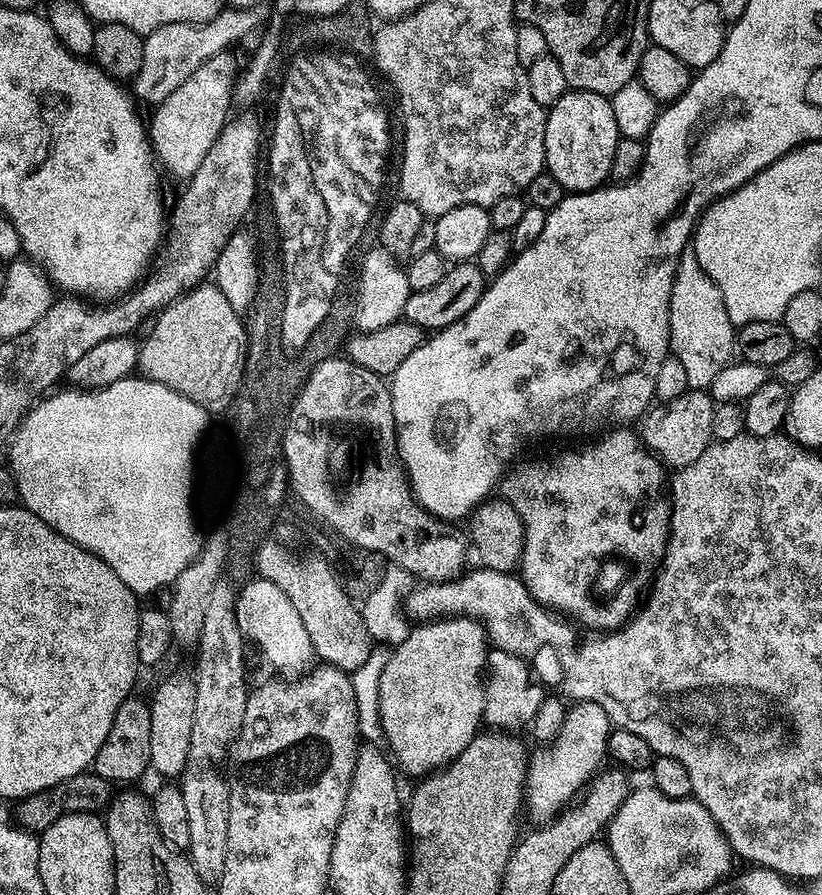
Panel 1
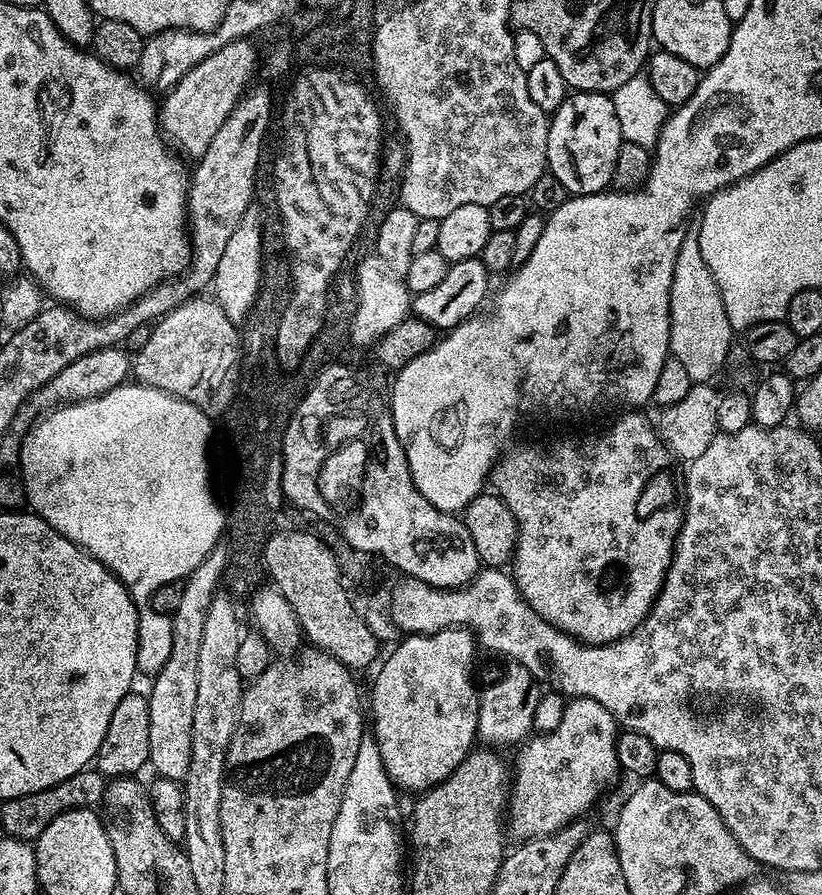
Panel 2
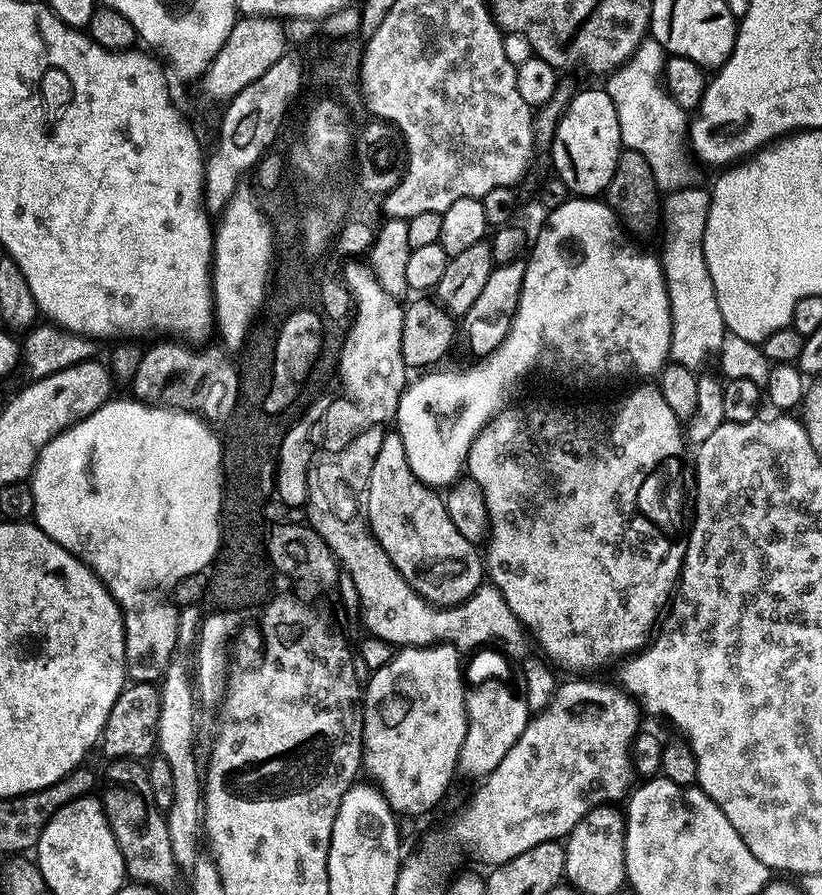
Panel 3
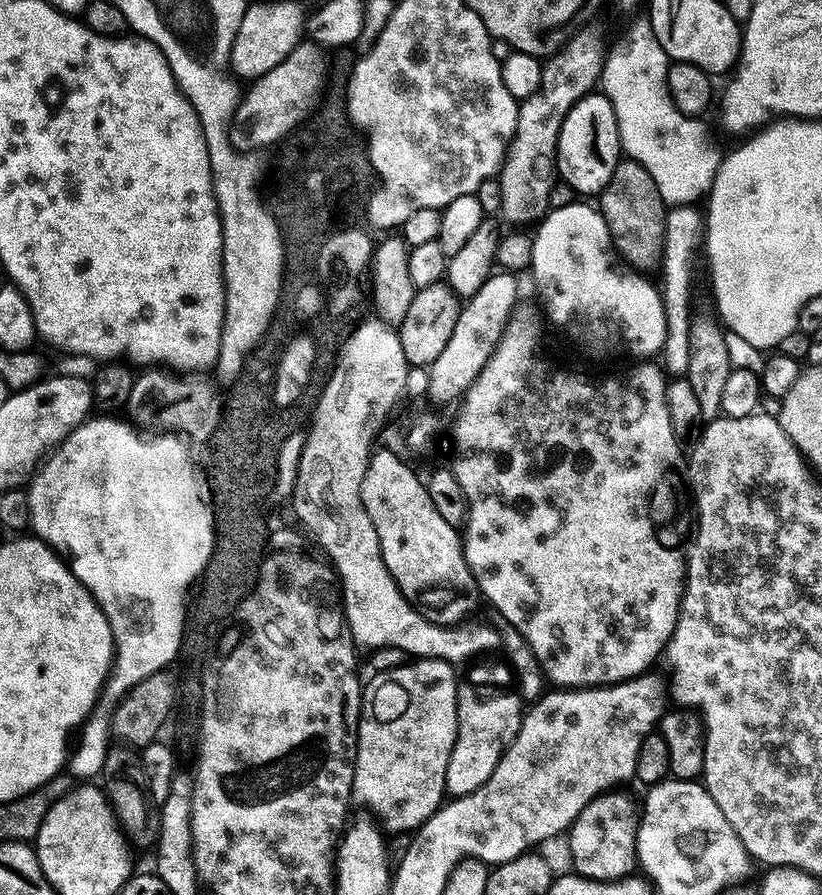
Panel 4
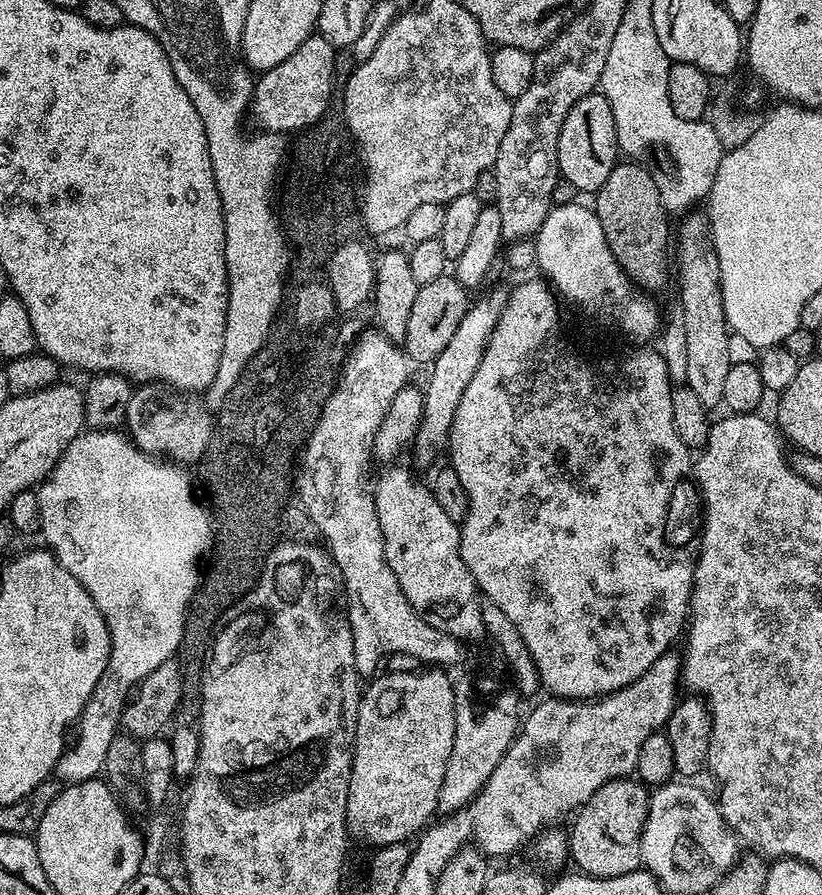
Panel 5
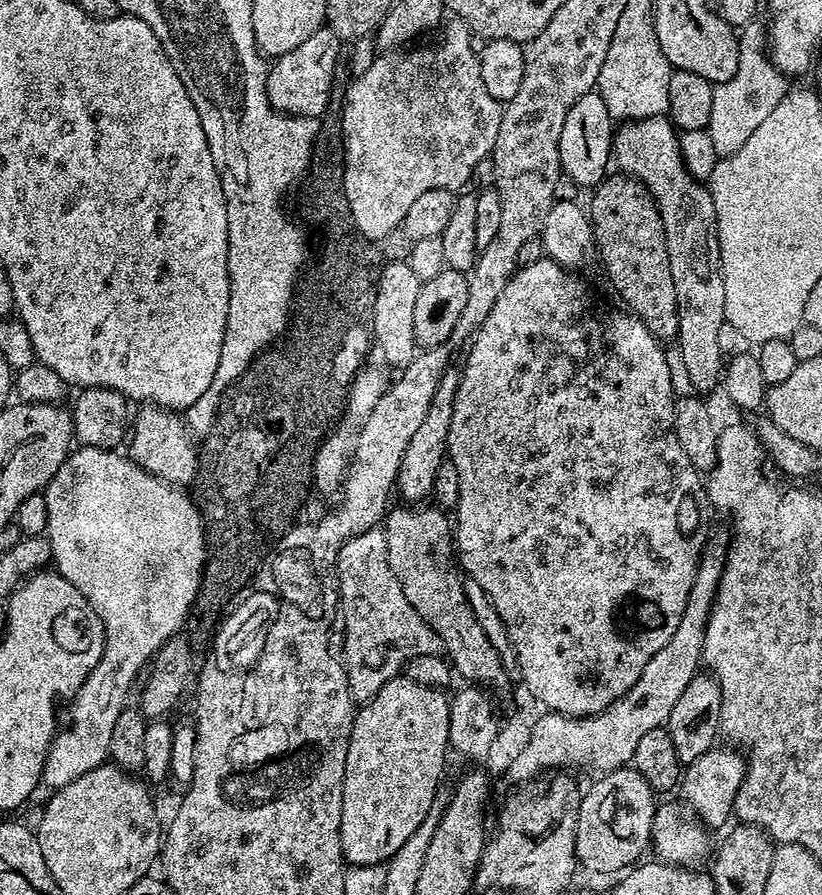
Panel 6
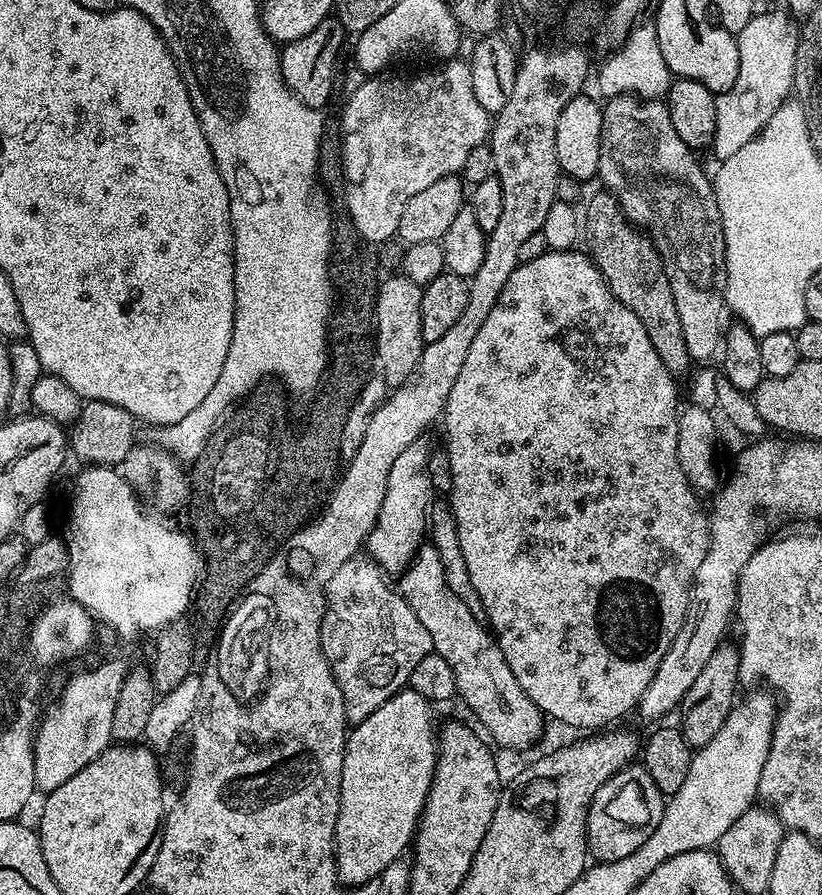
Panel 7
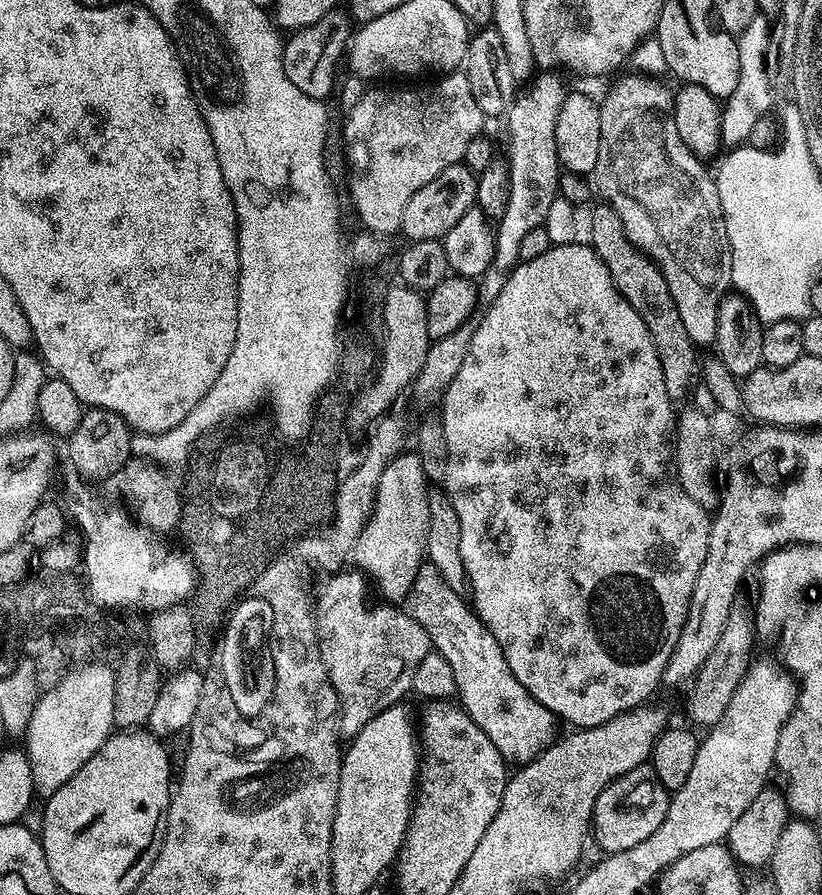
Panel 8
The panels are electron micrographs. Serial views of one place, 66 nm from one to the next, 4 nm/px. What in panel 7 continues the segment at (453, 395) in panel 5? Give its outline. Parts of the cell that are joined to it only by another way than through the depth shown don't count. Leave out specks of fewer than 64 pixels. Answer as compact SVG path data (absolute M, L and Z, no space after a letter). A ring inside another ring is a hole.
M418 439L406 446L406 450L398 454L394 466L390 466L390 474L386 478L386 492L382 498L382 506L378 510L376 525L366 541L367 555L388 574L402 574L408 569L413 556L425 539L426 529L430 524L430 505L434 500L434 489L428 477L430 448L424 443L423 439Z

